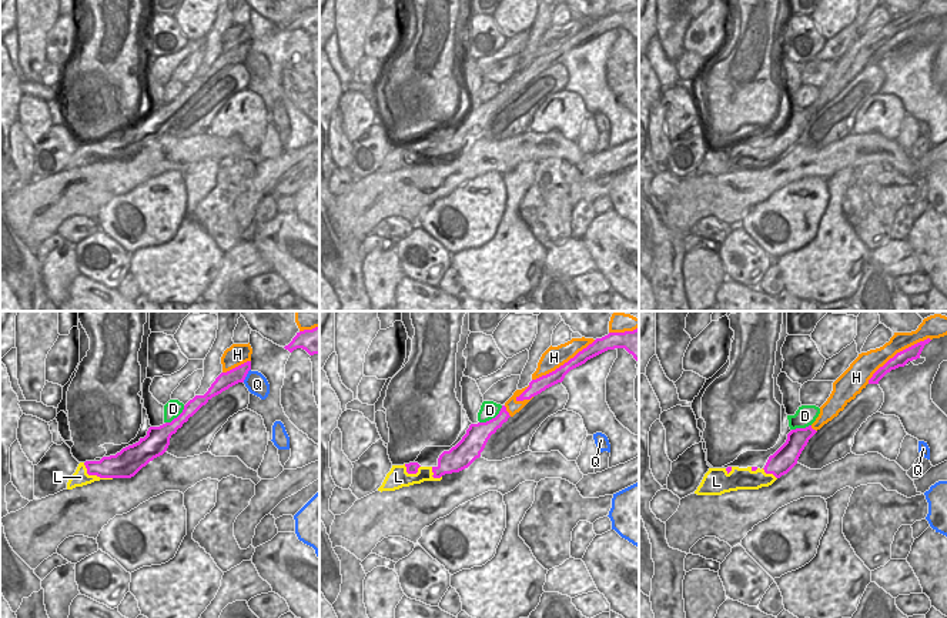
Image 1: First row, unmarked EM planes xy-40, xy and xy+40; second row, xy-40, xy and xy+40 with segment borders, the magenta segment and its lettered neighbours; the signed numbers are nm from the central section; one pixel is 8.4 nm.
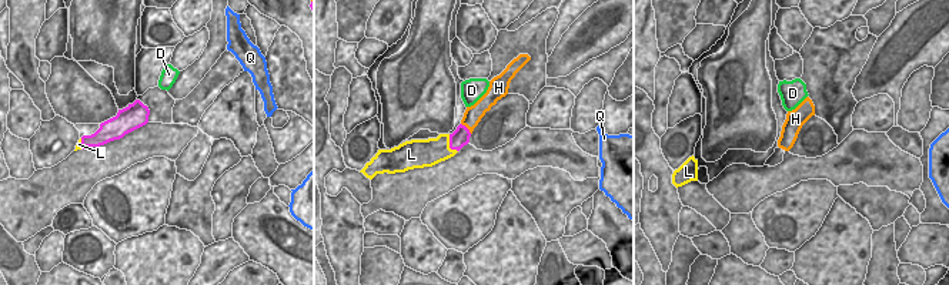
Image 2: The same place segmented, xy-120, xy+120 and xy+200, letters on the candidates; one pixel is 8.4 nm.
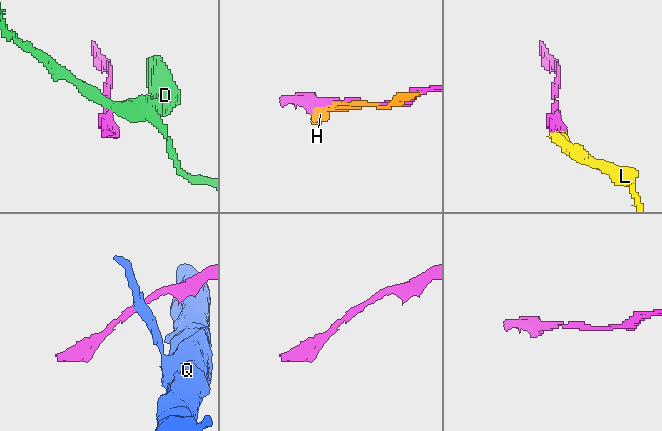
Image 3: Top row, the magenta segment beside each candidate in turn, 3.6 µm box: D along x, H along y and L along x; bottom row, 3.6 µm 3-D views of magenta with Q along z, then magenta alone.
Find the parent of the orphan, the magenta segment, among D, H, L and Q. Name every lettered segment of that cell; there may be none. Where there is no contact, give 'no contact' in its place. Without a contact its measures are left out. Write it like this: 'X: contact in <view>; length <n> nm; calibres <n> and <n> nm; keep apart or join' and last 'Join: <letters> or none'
D: contact in xy; length 260 nm; calibres 200 and 150 nm; keep apart
H: contact in xy+40; length 650 nm; calibres 120 and 180 nm; keep apart
L: contact in xy-40; length 280 nm; calibres 220 and 140 nm; join
Q: contact in xy-40; length 140 nm; calibres 140 and 180 nm; keep apart
Join: L

